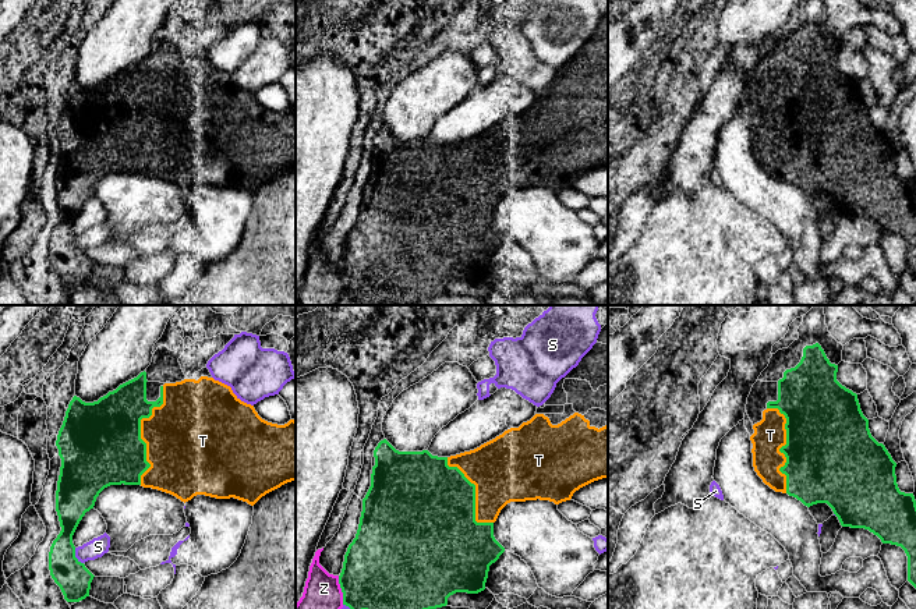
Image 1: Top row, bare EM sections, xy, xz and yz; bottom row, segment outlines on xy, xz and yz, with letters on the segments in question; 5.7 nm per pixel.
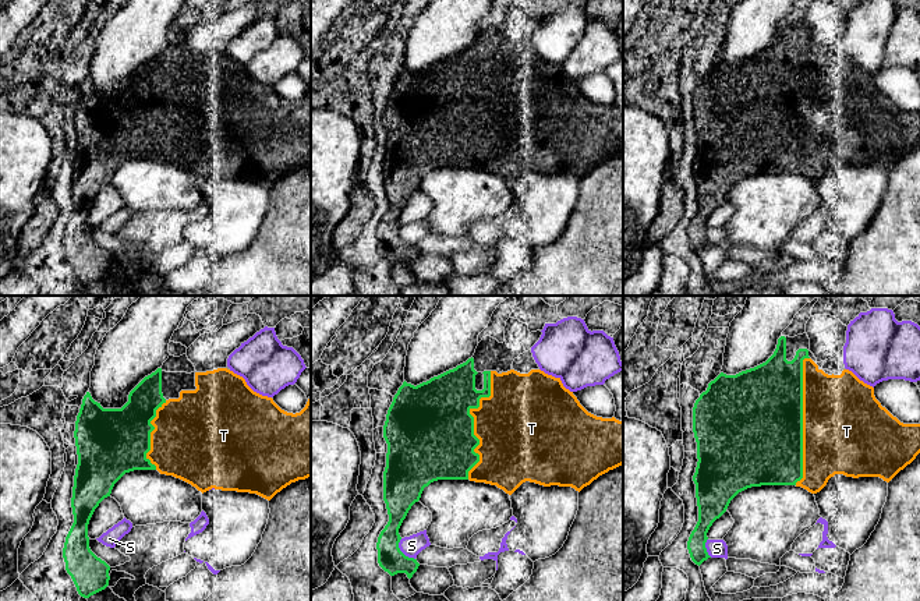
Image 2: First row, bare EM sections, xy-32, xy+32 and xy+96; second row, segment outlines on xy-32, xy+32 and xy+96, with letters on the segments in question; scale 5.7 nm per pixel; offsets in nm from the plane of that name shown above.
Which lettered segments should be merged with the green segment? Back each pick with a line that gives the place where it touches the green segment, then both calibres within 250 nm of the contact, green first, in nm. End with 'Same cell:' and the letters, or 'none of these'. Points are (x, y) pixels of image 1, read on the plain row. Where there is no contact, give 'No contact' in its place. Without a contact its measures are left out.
T: Touches green at xy (140, 119). Thickness 480 nm (green) against 440 nm
Same cell: T

